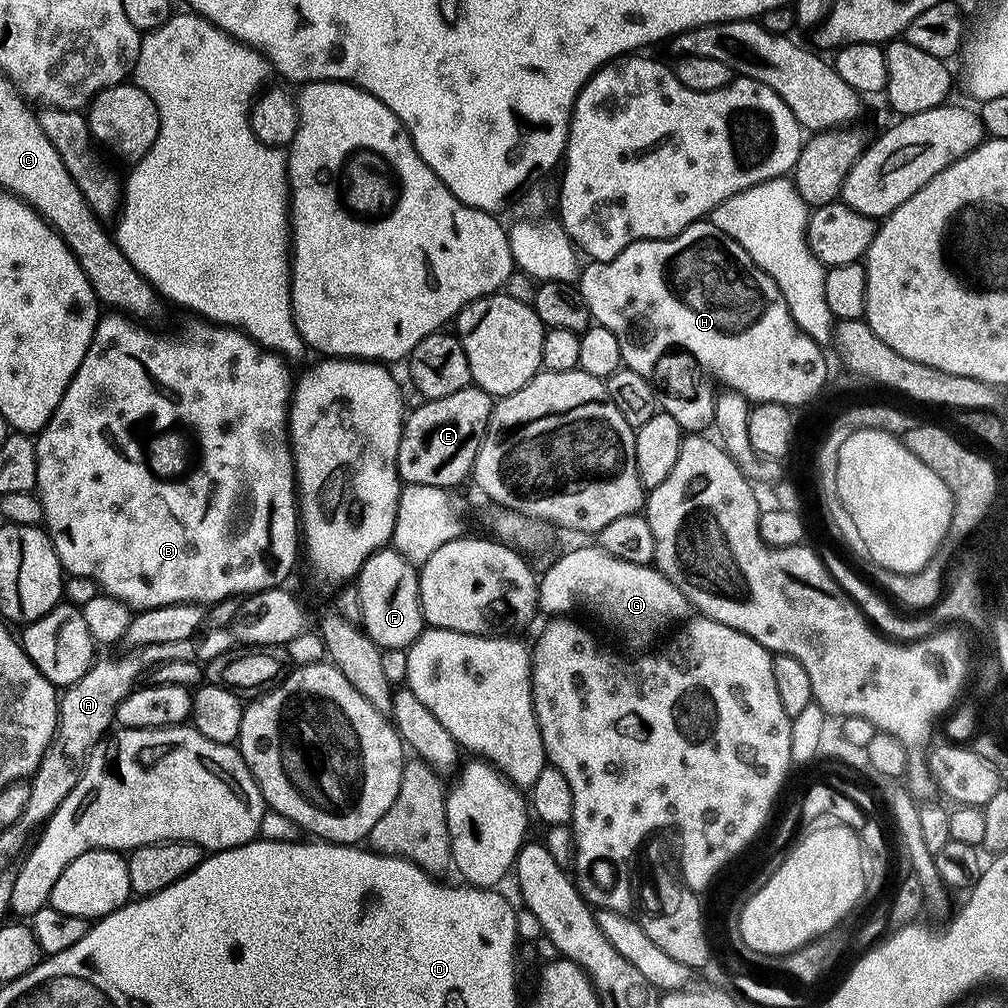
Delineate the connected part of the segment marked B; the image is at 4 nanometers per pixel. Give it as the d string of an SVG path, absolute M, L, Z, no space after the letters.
M108 314L108 315L112 315L112 316L104 316L104 315L101 315L101 316L100 316L100 317L99 317L99 319L97 319L97 321L96 321L96 329L95 329L95 330L94 330L94 334L93 334L93 335L92 335L92 341L91 341L91 342L90 342L90 344L89 344L89 346L88 346L88 349L87 349L87 350L86 350L86 354L85 354L85 355L84 355L84 357L83 357L83 358L82 358L82 362L81 362L81 363L80 363L80 365L79 365L79 366L78 366L78 370L77 370L77 371L76 371L76 373L75 373L75 374L74 374L74 378L73 378L73 379L72 379L72 381L71 381L71 382L69 382L69 383L68 383L68 385L67 385L67 386L66 386L66 394L62 394L62 402L61 402L61 403L60 403L60 404L59 404L59 405L58 405L58 406L57 406L57 407L56 407L56 409L55 409L55 410L54 410L54 414L53 414L53 415L52 415L52 417L51 417L51 418L50 418L50 419L49 419L49 420L48 420L48 425L46 425L46 426L45 426L45 428L41 428L41 429L40 429L40 431L39 431L39 433L38 433L38 435L37 435L37 436L36 436L36 437L35 437L35 441L36 441L36 461L37 461L37 462L38 462L38 474L37 474L37 475L36 475L36 487L35 487L35 489L34 489L34 492L35 492L35 495L37 495L37 496L39 496L39 498L40 498L40 505L41 505L41 506L42 506L42 510L43 510L43 511L44 511L44 522L43 522L43 527L44 527L44 528L45 528L45 529L46 529L46 531L47 531L47 533L48 533L48 536L49 536L49 537L50 537L50 539L51 539L51 540L52 540L52 545L53 545L53 546L54 546L54 550L55 550L55 551L56 551L56 553L57 553L57 554L58 554L58 558L59 558L59 559L60 559L60 565L62 565L62 567L63 567L63 568L64 568L64 571L65 571L65 573L67 573L67 575L68 575L68 576L69 576L69 577L72 577L72 576L85 576L85 578L86 578L86 579L88 579L88 580L93 580L93 582L94 582L94 583L96 583L96 584L101 584L101 586L102 586L102 587L100 587L100 588L101 588L101 589L103 589L103 591L104 591L104 592L105 592L105 593L107 593L107 594L108 594L108 595L109 595L109 596L113 596L113 597L115 597L115 598L116 598L116 599L120 599L120 600L123 600L123 601L124 601L124 602L125 602L125 604L128 604L128 605L129 605L129 607L130 607L130 608L131 608L131 609L132 609L132 610L143 610L143 609L145 609L145 608L157 608L157 607L158 607L158 606L170 606L170 605L171 605L171 604L199 604L199 605L201 605L201 606L211 606L211 605L213 605L213 604L216 604L216 603L218 603L218 601L219 601L219 600L222 600L222 599L226 599L226 598L230 598L230 597L231 597L231 596L238 596L238 597L243 597L243 596L244 596L244 595L245 595L245 594L251 594L251 593L253 593L253 592L261 592L261 591L262 591L262 590L266 590L266 589L267 589L267 588L278 588L278 587L281 587L281 585L283 585L283 584L284 584L284 583L285 583L285 581L284 581L284 579L286 579L286 578L287 578L287 576L288 576L288 575L290 575L290 574L291 574L291 572L292 572L292 571L294 571L294 570L295 570L295 568L296 568L296 548L297 548L297 552L298 552L298 545L299 545L299 544L300 544L300 543L301 543L301 540L302 540L302 524L301 524L301 521L300 521L300 520L299 520L299 519L298 519L298 485L297 485L297 483L296 483L296 469L295 469L295 467L294 467L294 465L293 465L293 462L292 462L292 449L291 449L291 447L290 447L290 437L289 437L289 435L288 435L288 433L287 433L287 431L286 431L286 425L287 425L287 423L288 423L288 409L289 409L289 407L290 407L290 397L291 397L291 395L292 395L292 393L293 393L293 391L294 391L294 380L293 380L293 377L291 377L291 378L290 378L290 377L288 377L288 368L287 368L287 366L288 366L288 367L289 367L289 365L288 365L288 364L287 364L287 363L286 363L286 360L285 360L285 357L283 357L283 356L278 356L278 355L276 355L276 353L274 353L274 352L270 352L270 351L268 351L268 349L267 349L267 348L262 348L262 347L260 347L260 345L258 345L258 344L255 344L255 343L254 343L254 342L253 342L253 340L251 340L251 339L249 339L249 337L248 337L248 336L247 336L247 335L245 335L245 333L244 333L244 332L240 332L240 331L238 331L238 330L237 330L237 329L236 329L236 328L226 328L226 327L223 327L223 326L221 326L221 325L218 325L218 324L214 324L214 323L211 323L211 322L205 322L205 321L204 321L204 320L203 320L203 319L200 319L200 318L196 318L196 319L193 319L193 321L194 321L194 322L193 322L193 324L188 324L188 325L186 325L186 326L185 326L185 328L184 328L184 336L159 336L159 334L158 334L158 333L156 333L156 332L151 332L151 330L150 330L150 329L148 329L148 328L143 328L143 326L145 326L145 325L144 325L144 324L143 324L143 323L140 323L140 322L137 322L137 321L136 321L136 320L135 320L135 319L132 319L132 318L129 318L129 317L128 317L128 316L127 316L127 315L124 315L124 314Z

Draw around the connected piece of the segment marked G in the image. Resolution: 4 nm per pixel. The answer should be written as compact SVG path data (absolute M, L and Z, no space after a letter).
M598 546L592 548L572 548L564 552L539 577L539 611L548 614L572 614L575 608L585 608L596 616L601 616L608 624L613 624L632 644L651 645L656 635L667 624L675 625L689 615L690 605L682 594L682 590L674 582L670 582L652 564L635 564L622 562L622 558L614 558L614 554L606 554Z

